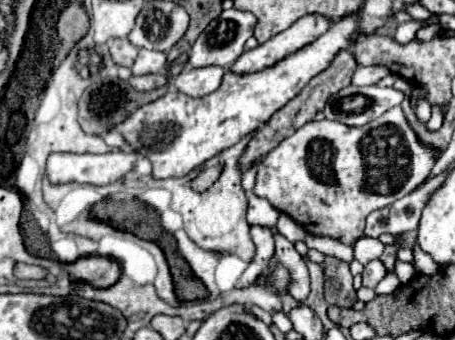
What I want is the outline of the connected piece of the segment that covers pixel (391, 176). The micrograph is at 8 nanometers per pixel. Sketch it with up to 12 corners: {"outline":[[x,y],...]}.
{"outline":[[399,106],[311,120],[261,160],[253,192],[353,244],[437,152]]}

